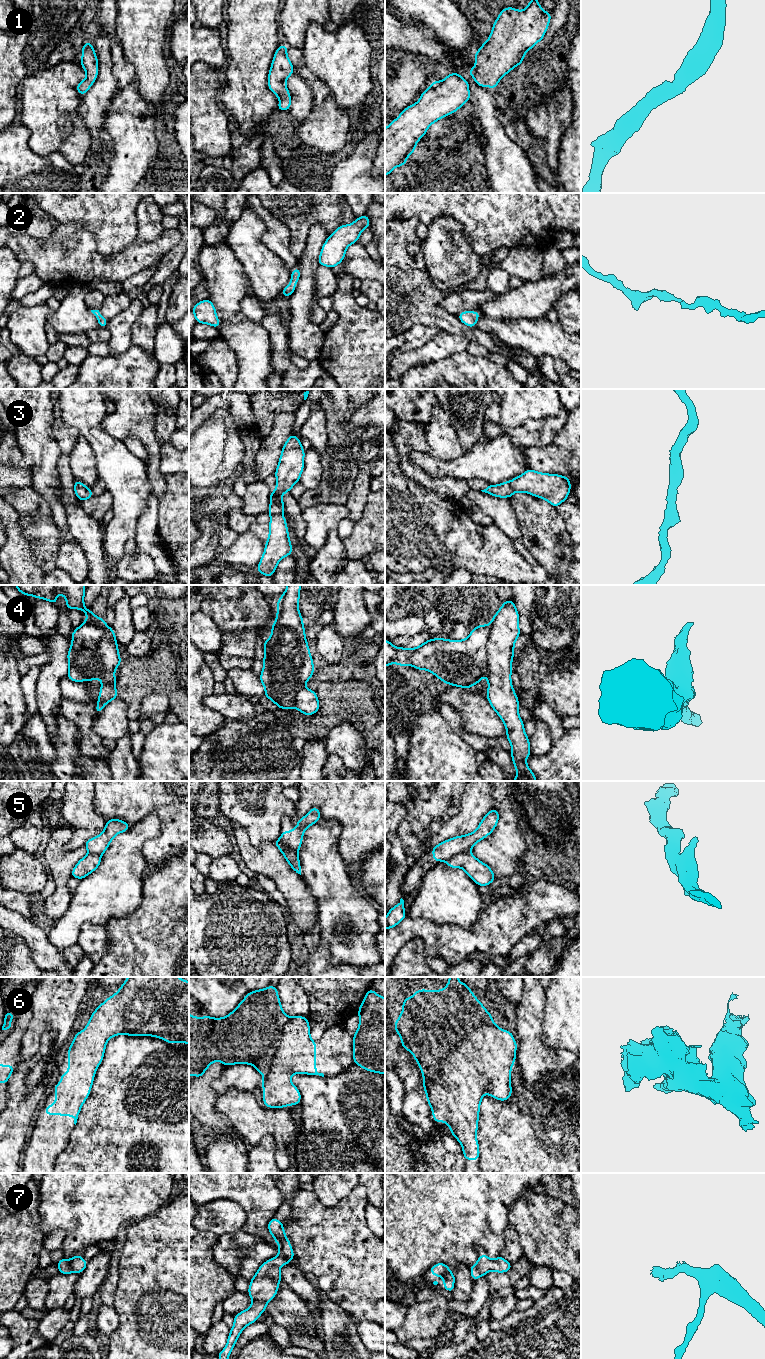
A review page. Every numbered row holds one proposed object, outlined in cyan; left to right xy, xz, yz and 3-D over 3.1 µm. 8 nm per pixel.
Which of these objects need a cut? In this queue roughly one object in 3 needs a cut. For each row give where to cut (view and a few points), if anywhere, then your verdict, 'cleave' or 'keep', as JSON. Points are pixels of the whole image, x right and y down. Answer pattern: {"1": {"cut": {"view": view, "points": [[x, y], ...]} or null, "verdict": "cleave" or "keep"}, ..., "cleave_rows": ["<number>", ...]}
{"1": {"cut": null, "verdict": "keep"}, "2": {"cut": null, "verdict": "keep"}, "3": {"cut": null, "verdict": "keep"}, "4": {"cut": {"view": "xy", "points": [[87, 618], [104, 629], [99, 646], [103, 667], [101, 677]]}, "verdict": "cleave"}, "5": {"cut": {"view": "yz", "points": [[469, 851], [455, 854], [445, 861]]}, "verdict": "cleave"}, "6": {"cut": {"view": "yz", "points": [[398, 1033], [510, 1078]]}, "verdict": "cleave"}, "7": {"cut": null, "verdict": "keep"}, "cleave_rows": ["4", "5", "6"]}

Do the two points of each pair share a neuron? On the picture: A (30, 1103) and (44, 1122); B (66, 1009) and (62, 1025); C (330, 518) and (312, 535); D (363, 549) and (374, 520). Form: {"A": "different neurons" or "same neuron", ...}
{"A": "different neurons", "B": "same neuron", "C": "same neuron", "D": "same neuron"}

